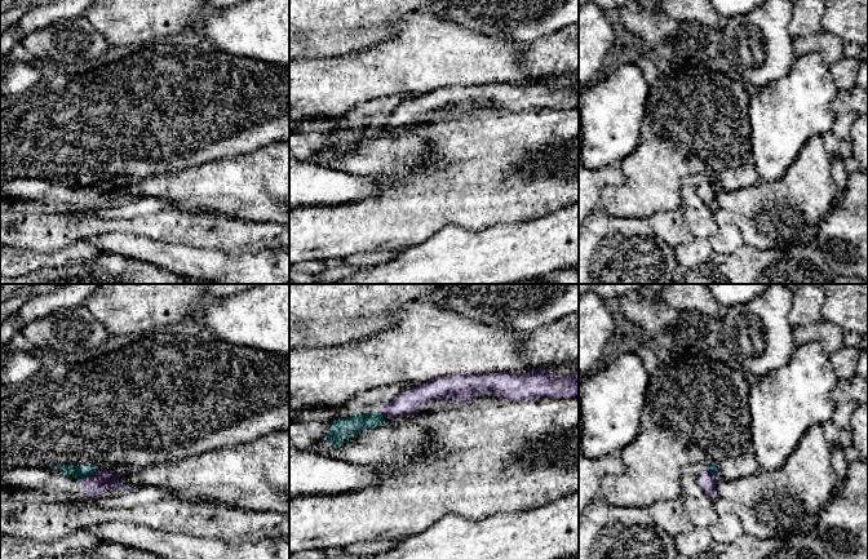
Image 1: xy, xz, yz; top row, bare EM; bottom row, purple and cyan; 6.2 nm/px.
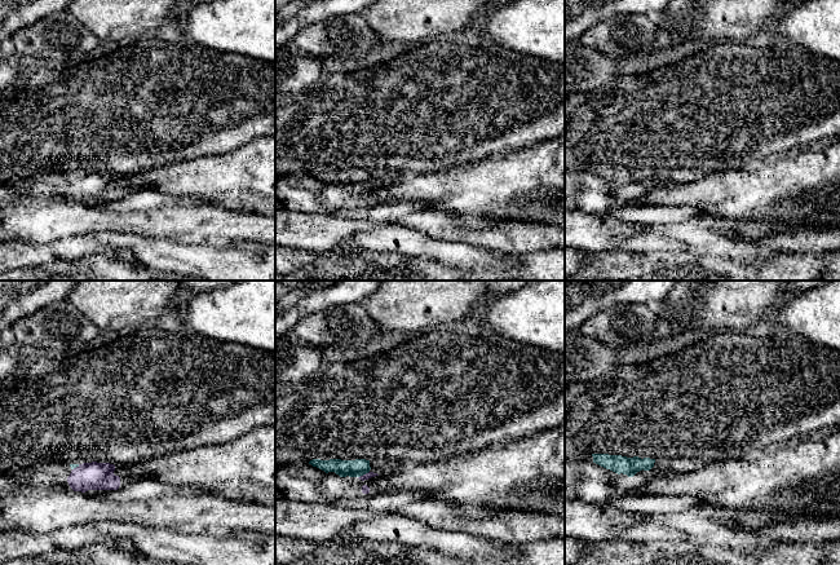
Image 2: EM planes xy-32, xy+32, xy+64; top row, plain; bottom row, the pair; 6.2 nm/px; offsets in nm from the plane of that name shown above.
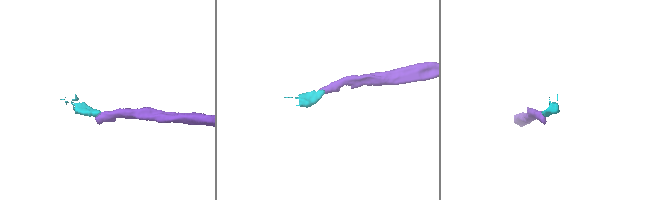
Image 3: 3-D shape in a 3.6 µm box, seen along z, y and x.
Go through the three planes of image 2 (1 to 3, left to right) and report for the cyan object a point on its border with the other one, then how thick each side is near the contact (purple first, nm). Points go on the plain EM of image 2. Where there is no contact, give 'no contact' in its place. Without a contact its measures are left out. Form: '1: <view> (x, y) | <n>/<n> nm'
1: xy-32 (76, 177) | 180/30 nm
2: xy+32 (363, 185) | 40/110 nm
3: no contact

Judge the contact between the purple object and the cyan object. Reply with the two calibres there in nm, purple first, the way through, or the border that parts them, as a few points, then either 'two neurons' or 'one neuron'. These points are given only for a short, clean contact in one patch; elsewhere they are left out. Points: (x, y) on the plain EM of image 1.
140 nm thick on the purple side, 90 nm on the other; border along xy (97, 180), (80, 190); two neurons

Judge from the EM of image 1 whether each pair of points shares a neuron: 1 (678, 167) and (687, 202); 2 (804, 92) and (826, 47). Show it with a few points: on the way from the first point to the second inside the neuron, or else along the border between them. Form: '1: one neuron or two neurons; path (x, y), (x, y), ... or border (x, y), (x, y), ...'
1: two neurons; border (702, 177), (687, 174), (682, 180), (682, 205)
2: two neurons; border (796, 57), (816, 53), (828, 67)

